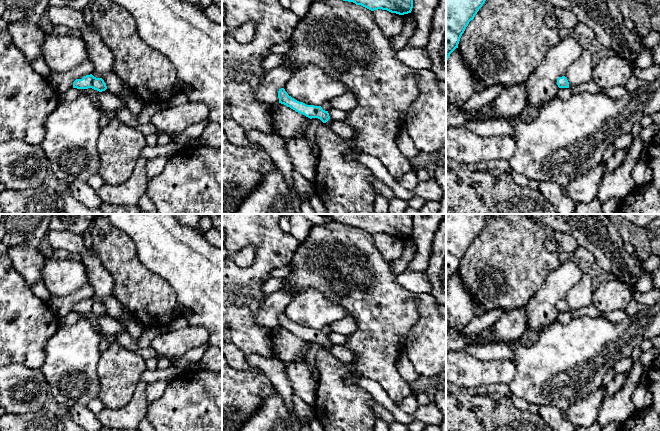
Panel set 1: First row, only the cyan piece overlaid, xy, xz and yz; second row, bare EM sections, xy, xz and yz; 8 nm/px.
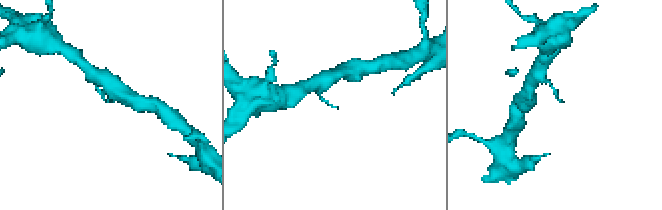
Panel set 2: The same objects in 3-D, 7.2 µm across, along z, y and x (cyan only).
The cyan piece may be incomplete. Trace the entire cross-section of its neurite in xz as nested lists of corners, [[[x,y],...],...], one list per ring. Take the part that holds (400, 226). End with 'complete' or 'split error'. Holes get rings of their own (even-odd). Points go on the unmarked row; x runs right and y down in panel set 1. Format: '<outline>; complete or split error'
[[[322,214],[326,219],[353,226],[371,235],[382,233],[404,239],[413,232],[414,214]]]; complete

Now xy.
[[[92,298],[84,300],[82,303],[76,303],[73,306],[73,312],[88,313],[92,312],[99,316],[107,313],[106,307],[102,302],[96,302]]]; complete

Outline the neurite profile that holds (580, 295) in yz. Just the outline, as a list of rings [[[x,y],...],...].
[[[583,274],[580,281],[567,293],[565,301],[571,313],[587,307],[593,303],[594,289],[592,287],[591,275]]]

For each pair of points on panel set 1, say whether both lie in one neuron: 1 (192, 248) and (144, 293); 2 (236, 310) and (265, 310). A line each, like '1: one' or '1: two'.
1: two
2: two

